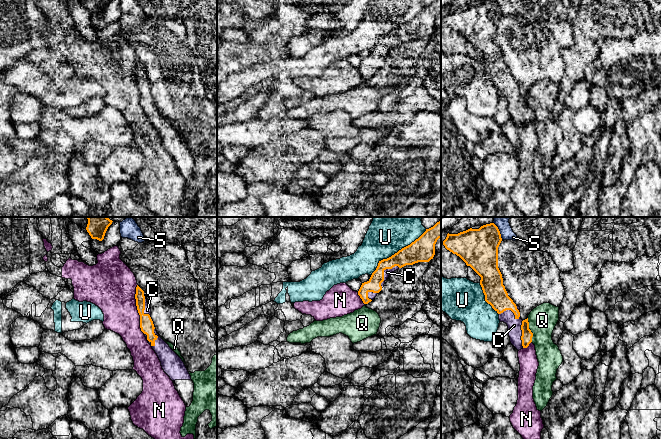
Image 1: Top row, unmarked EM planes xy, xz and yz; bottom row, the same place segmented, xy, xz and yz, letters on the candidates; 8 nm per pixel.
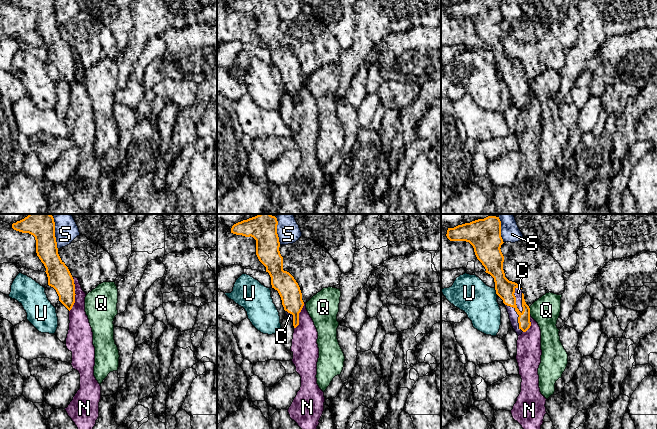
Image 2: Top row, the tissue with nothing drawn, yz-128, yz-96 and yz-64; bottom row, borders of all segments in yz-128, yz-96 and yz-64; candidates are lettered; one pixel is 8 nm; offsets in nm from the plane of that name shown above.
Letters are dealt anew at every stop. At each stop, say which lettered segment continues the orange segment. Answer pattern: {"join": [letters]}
{"join": ["C"]}

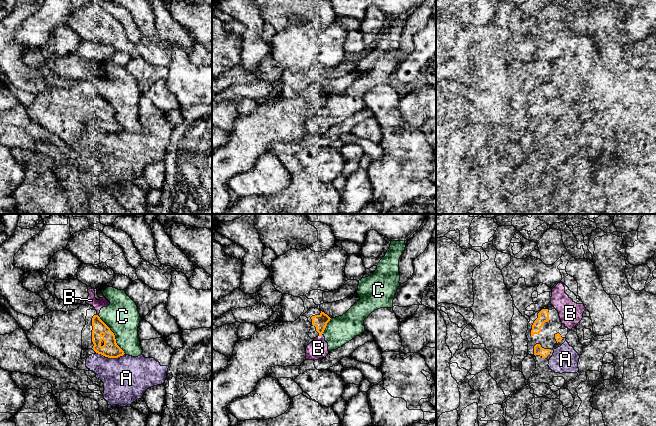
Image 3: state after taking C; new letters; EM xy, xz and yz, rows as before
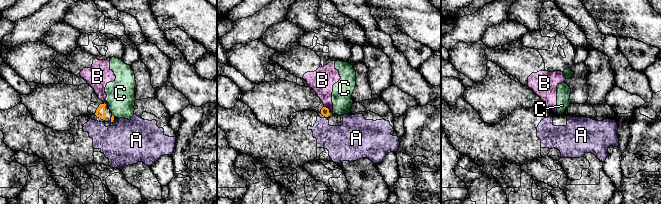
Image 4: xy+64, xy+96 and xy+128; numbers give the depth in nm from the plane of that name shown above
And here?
{"join": []}

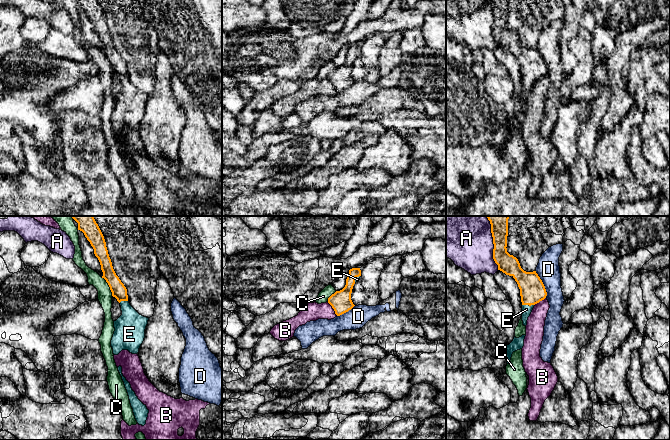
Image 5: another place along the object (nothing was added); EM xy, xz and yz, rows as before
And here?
{"join": ["E"]}

